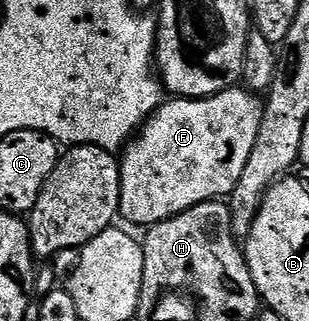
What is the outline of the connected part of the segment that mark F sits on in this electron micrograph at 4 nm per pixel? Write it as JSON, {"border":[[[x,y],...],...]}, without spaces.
{"border":[[[240,86],[227,88],[205,100],[172,98],[161,103],[123,149],[122,159],[119,161],[119,215],[123,218],[125,216],[132,224],[151,226],[180,216],[207,200],[231,197],[234,186],[238,186],[238,178],[242,178],[242,170],[246,170],[246,162],[250,162],[250,150],[254,150],[260,129],[261,111],[261,101],[251,91]]]}

